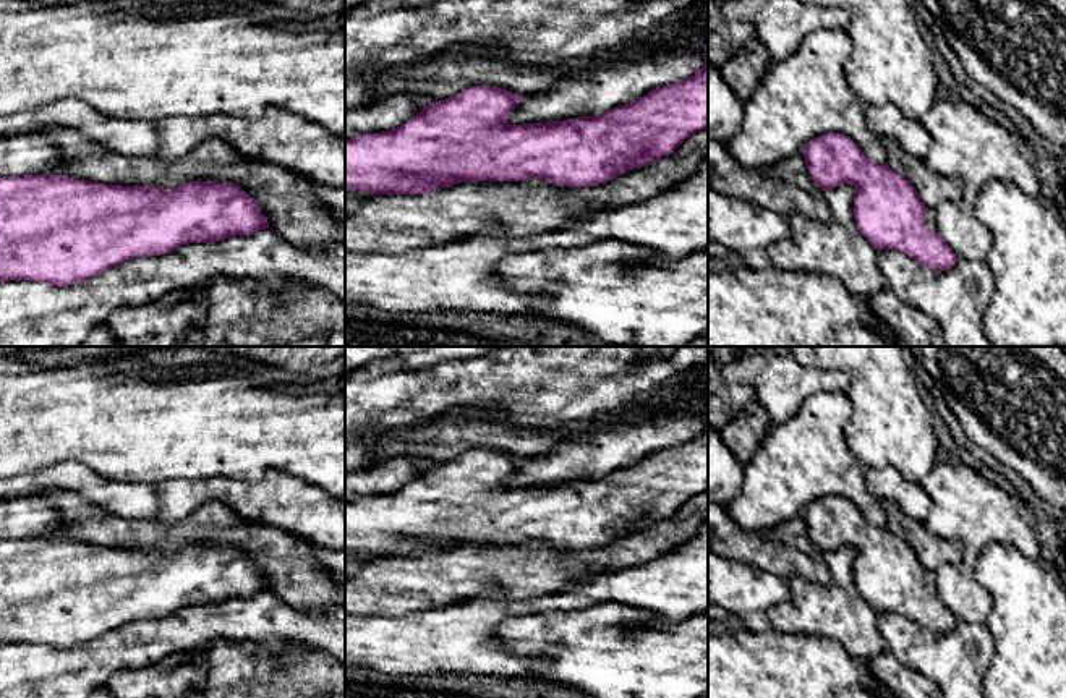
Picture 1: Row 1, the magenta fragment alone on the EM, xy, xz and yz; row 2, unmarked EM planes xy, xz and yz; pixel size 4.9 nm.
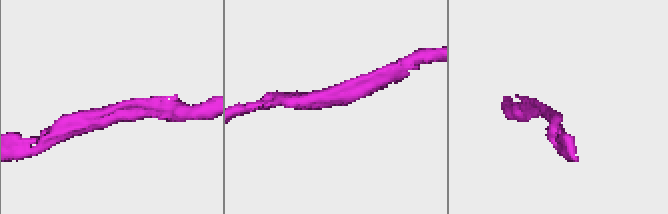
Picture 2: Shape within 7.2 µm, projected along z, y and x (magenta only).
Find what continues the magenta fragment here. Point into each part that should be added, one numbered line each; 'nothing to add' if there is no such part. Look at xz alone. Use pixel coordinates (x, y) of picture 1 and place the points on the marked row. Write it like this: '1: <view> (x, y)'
nothing to add

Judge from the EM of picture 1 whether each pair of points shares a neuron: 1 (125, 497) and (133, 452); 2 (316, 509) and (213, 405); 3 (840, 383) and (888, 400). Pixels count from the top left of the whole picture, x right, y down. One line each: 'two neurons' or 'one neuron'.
1: two neurons
2: two neurons
3: two neurons

